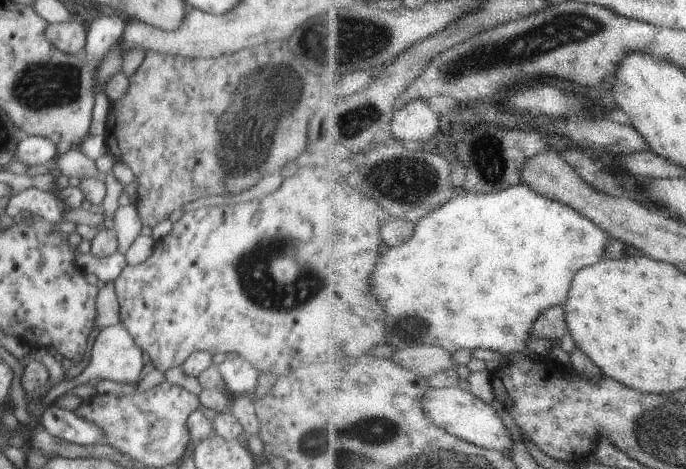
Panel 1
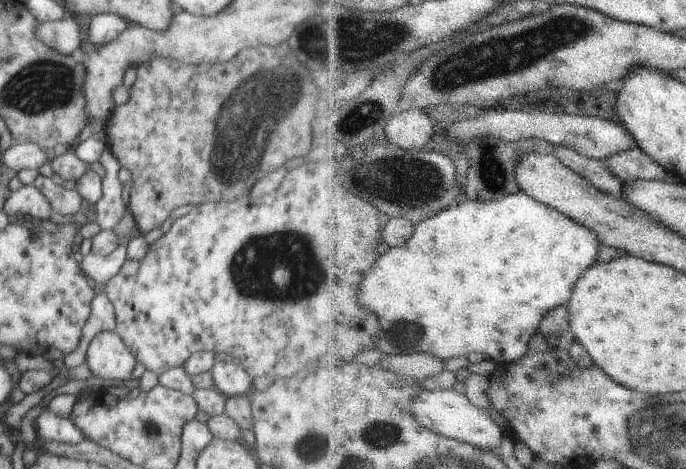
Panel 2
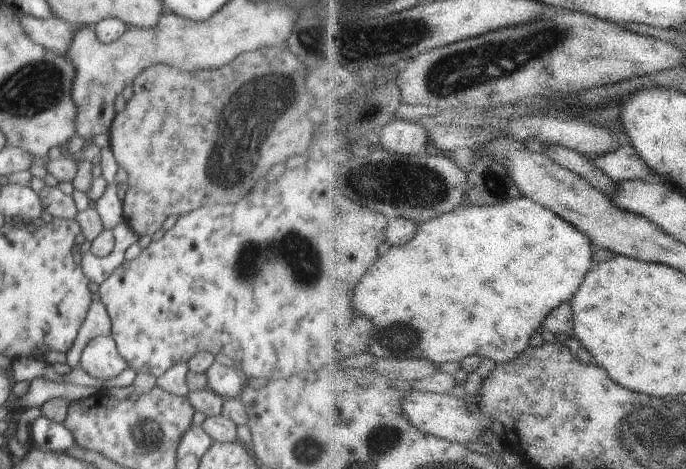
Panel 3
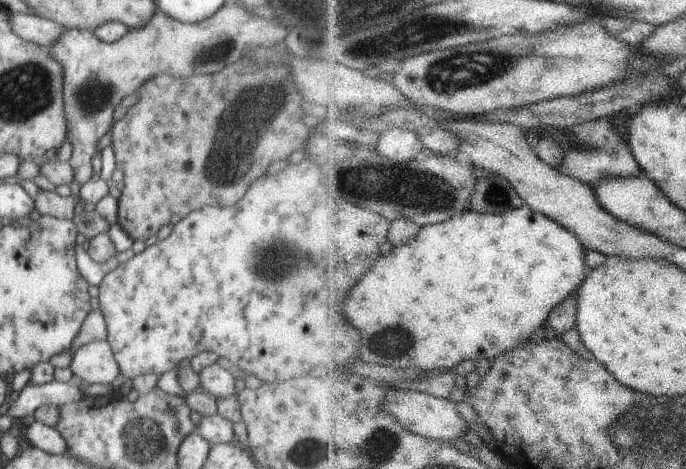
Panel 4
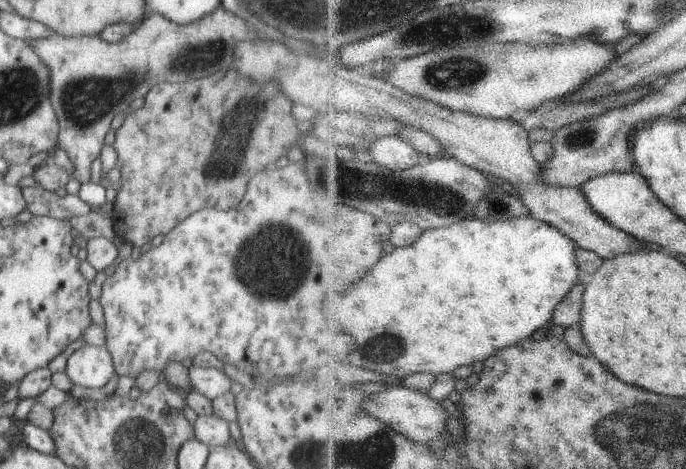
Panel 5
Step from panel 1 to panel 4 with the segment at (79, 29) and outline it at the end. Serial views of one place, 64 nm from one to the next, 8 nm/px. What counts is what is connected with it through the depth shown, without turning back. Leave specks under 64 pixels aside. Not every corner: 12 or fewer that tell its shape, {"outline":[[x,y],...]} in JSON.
{"outline":[[12,13],[12,33],[50,48],[62,27],[33,14]]}

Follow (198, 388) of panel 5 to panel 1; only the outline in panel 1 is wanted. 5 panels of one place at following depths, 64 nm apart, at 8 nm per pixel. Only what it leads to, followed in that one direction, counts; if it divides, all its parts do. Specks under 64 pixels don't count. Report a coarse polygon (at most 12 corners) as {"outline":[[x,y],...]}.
{"outline":[[240,355],[217,365],[230,397],[252,395],[260,371]]}

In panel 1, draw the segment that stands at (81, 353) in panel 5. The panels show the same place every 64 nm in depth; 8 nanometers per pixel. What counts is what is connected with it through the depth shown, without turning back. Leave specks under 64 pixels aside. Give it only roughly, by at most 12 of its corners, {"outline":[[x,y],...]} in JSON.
{"outline":[[123,323],[98,332],[90,363],[56,383],[32,408],[41,413],[62,394],[94,379],[135,382],[143,352]]}

